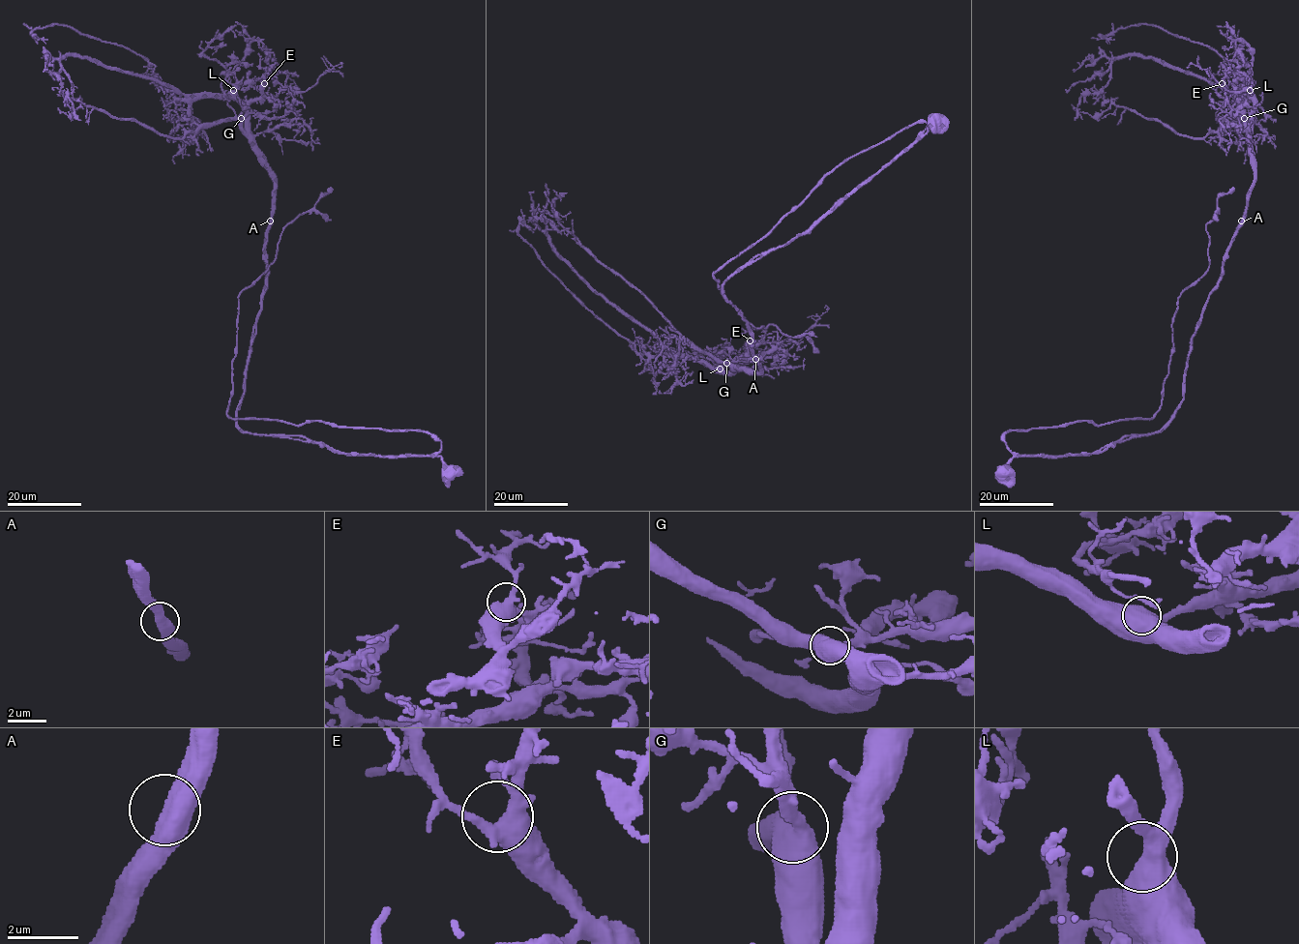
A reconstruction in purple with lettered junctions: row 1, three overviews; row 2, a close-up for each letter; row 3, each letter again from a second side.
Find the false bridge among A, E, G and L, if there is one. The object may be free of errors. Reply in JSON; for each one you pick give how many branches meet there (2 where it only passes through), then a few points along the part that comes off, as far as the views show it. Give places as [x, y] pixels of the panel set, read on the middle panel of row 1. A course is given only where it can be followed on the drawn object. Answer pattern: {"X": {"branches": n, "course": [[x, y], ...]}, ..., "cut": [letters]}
{"cut": []}

